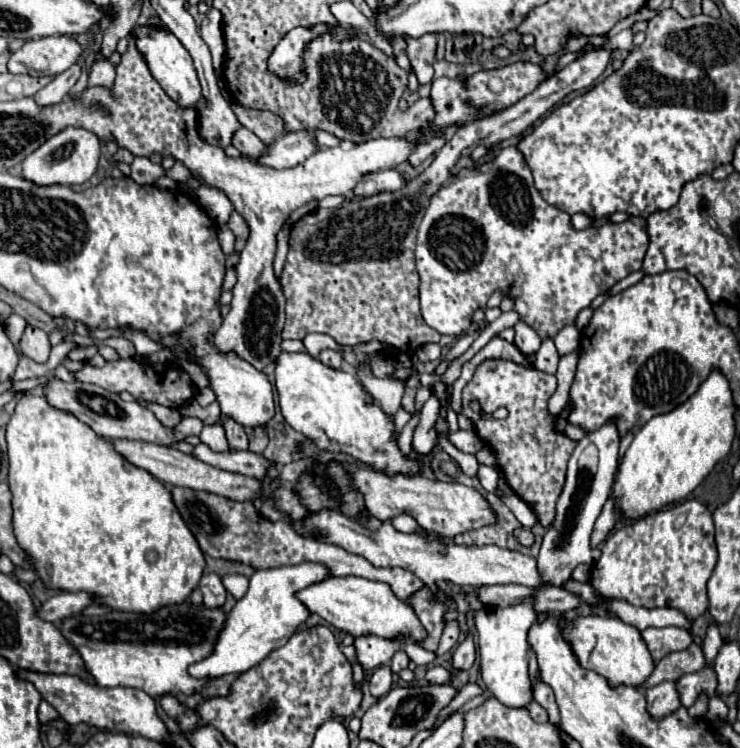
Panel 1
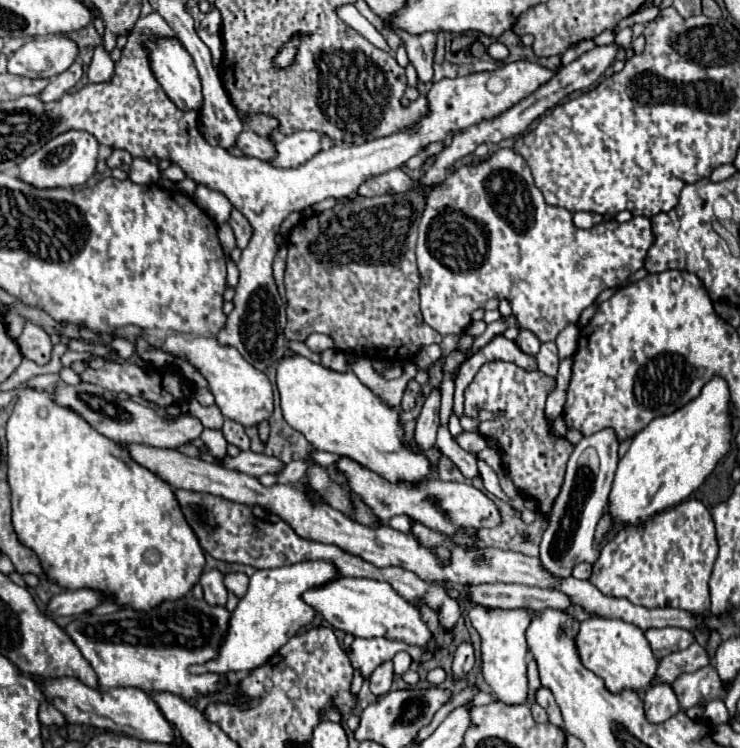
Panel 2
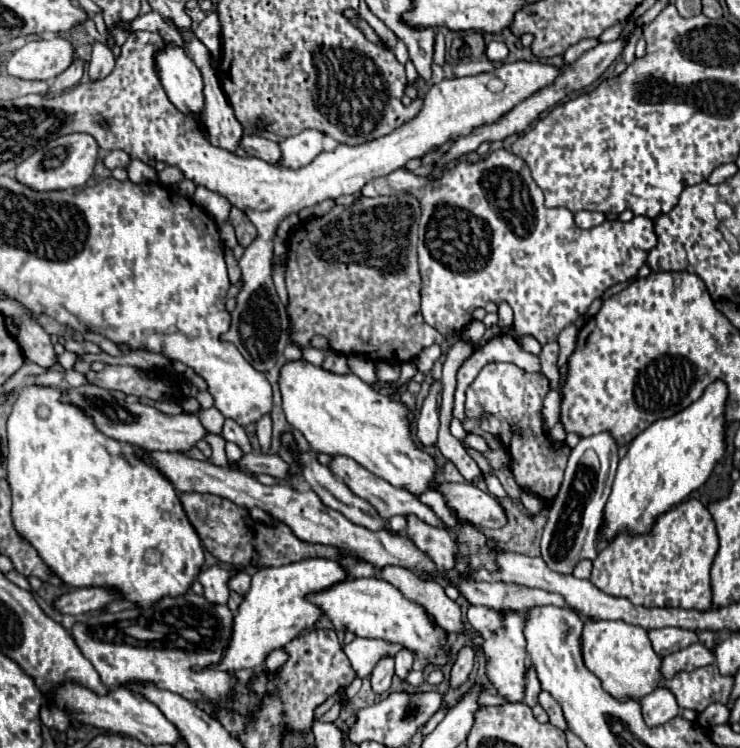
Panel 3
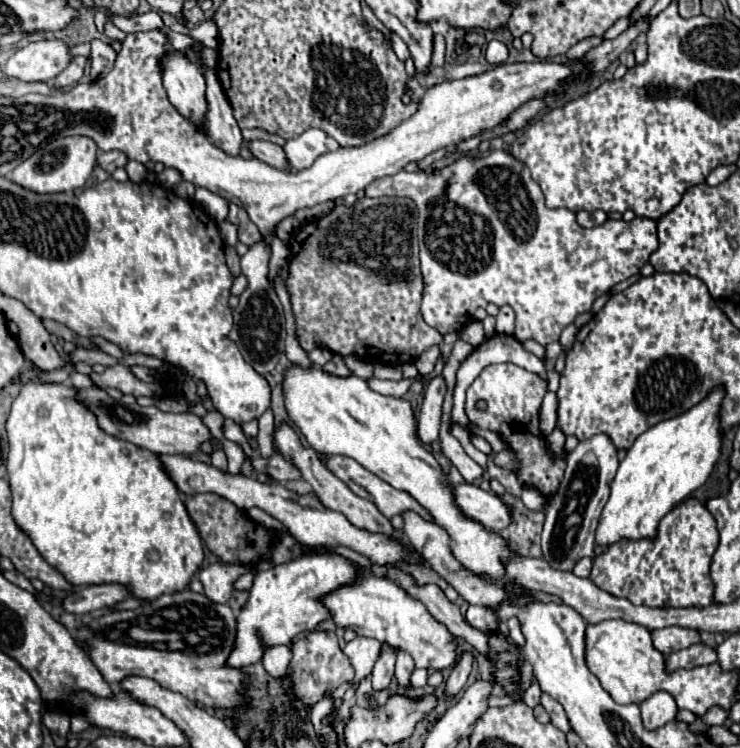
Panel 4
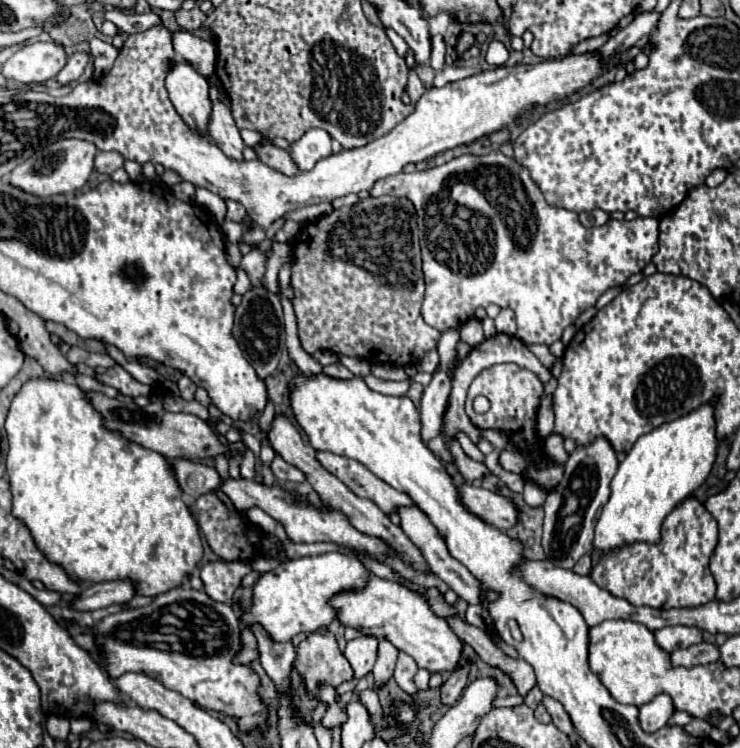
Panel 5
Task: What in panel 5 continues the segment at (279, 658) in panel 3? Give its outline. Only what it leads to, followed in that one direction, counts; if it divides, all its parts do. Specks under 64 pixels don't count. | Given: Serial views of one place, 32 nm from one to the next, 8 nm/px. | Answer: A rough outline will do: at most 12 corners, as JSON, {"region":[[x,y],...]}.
{"region":[[260,626],[258,638],[260,664],[278,690],[290,686],[292,642],[276,644]]}

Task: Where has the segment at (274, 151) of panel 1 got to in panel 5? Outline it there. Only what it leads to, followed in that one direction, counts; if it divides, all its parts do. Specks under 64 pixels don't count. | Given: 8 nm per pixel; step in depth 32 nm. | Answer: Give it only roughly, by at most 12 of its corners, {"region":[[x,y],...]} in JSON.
{"region":[[308,130],[290,142],[298,170],[310,170],[332,154],[326,130]]}

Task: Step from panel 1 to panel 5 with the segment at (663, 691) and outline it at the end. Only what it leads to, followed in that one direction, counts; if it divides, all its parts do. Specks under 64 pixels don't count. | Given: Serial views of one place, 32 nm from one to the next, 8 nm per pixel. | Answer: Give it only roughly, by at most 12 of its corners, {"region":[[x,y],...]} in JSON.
{"region":[[668,694],[640,706],[640,726],[656,732],[676,710]]}

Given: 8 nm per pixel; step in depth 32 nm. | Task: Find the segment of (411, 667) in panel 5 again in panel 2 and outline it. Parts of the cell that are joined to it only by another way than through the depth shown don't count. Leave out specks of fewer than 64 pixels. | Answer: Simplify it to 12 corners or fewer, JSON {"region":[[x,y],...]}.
{"region":[[398,652],[392,658],[394,672],[402,674],[410,668],[406,652]]}

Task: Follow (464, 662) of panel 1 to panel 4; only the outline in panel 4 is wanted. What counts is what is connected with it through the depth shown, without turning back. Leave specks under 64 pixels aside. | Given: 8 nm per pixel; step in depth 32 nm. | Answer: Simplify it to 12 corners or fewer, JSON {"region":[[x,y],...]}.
{"region":[[462,652],[454,664],[446,694],[454,696],[466,684],[472,670],[472,652]]}

